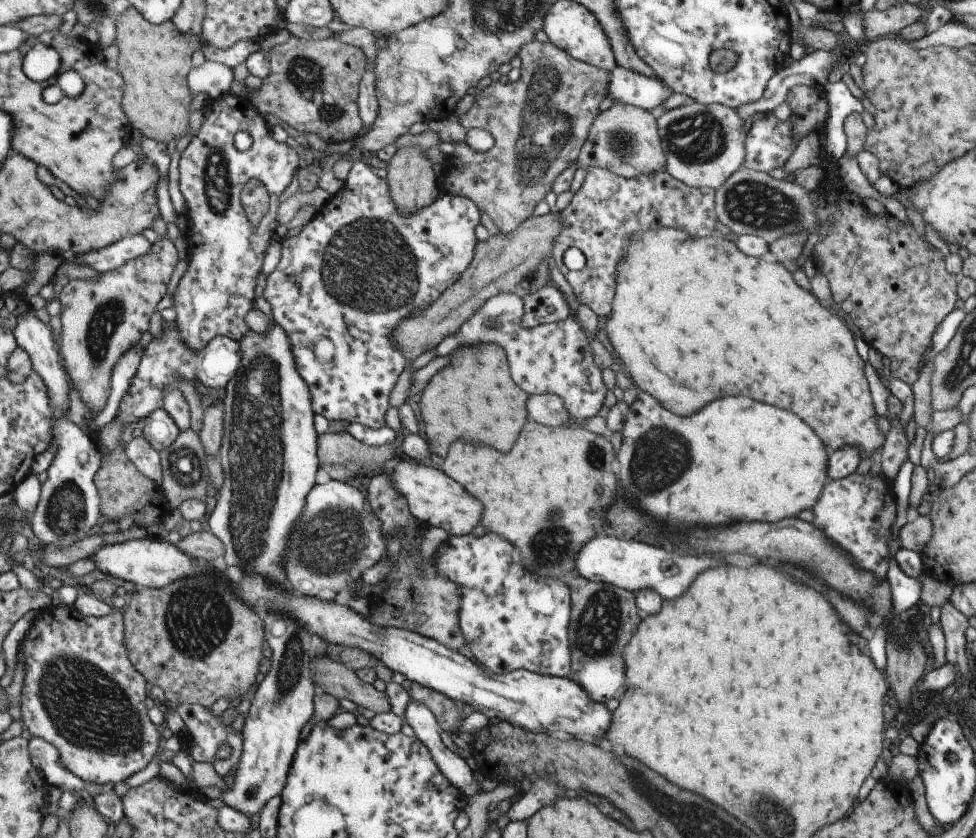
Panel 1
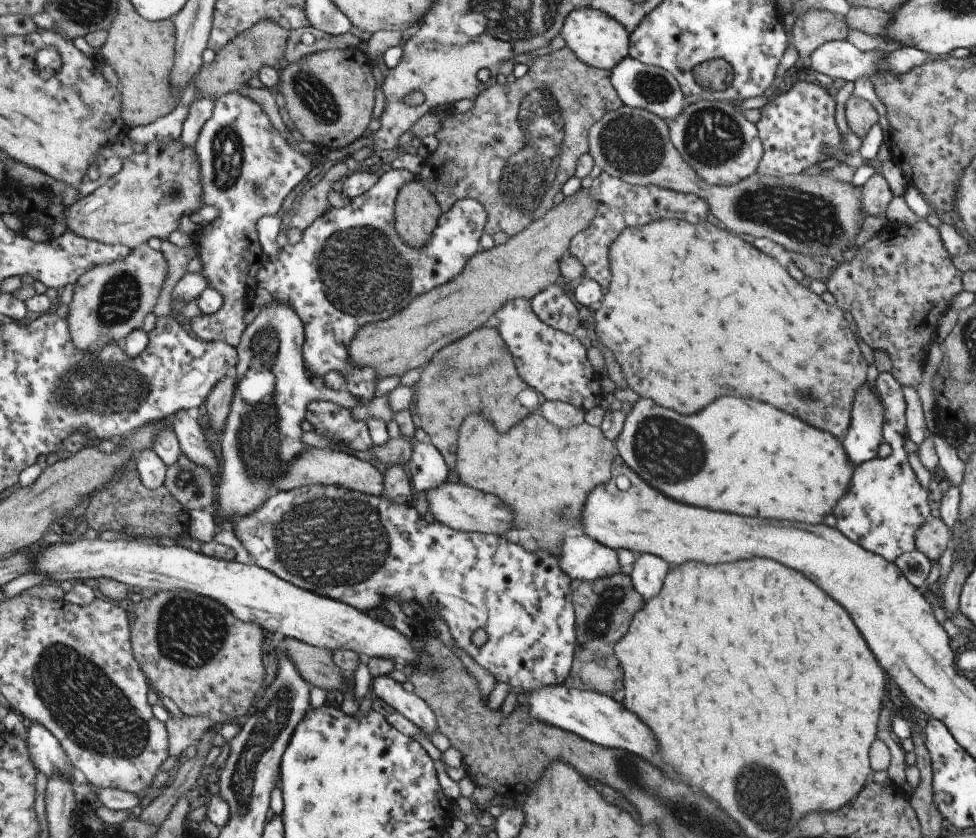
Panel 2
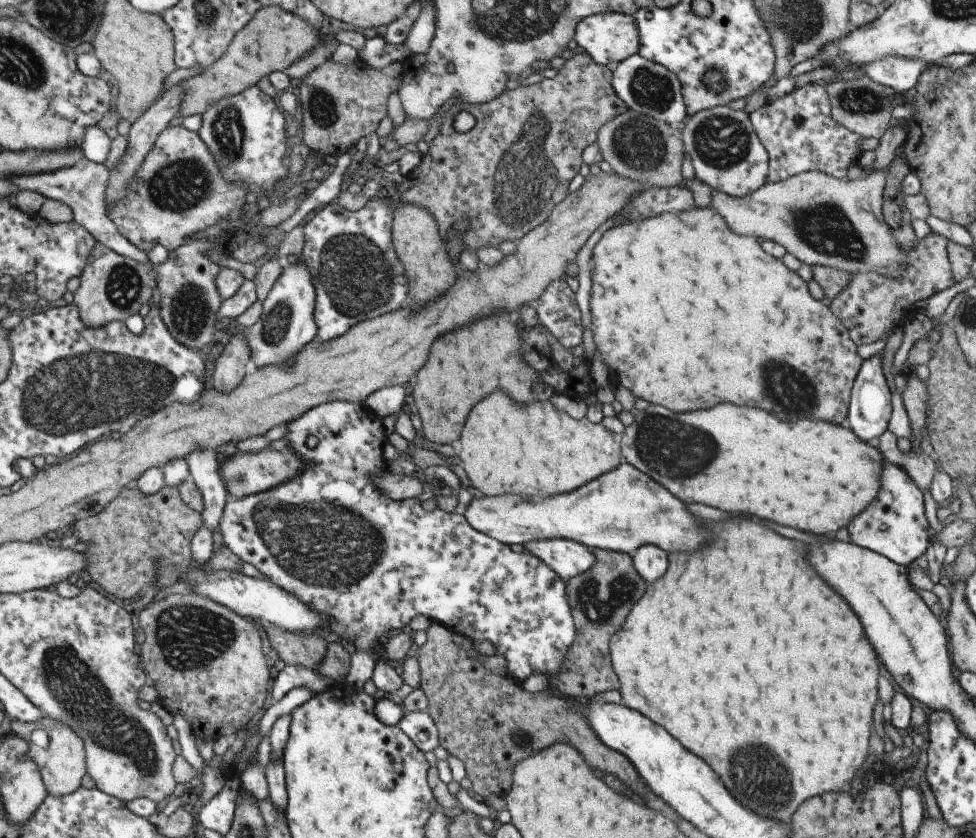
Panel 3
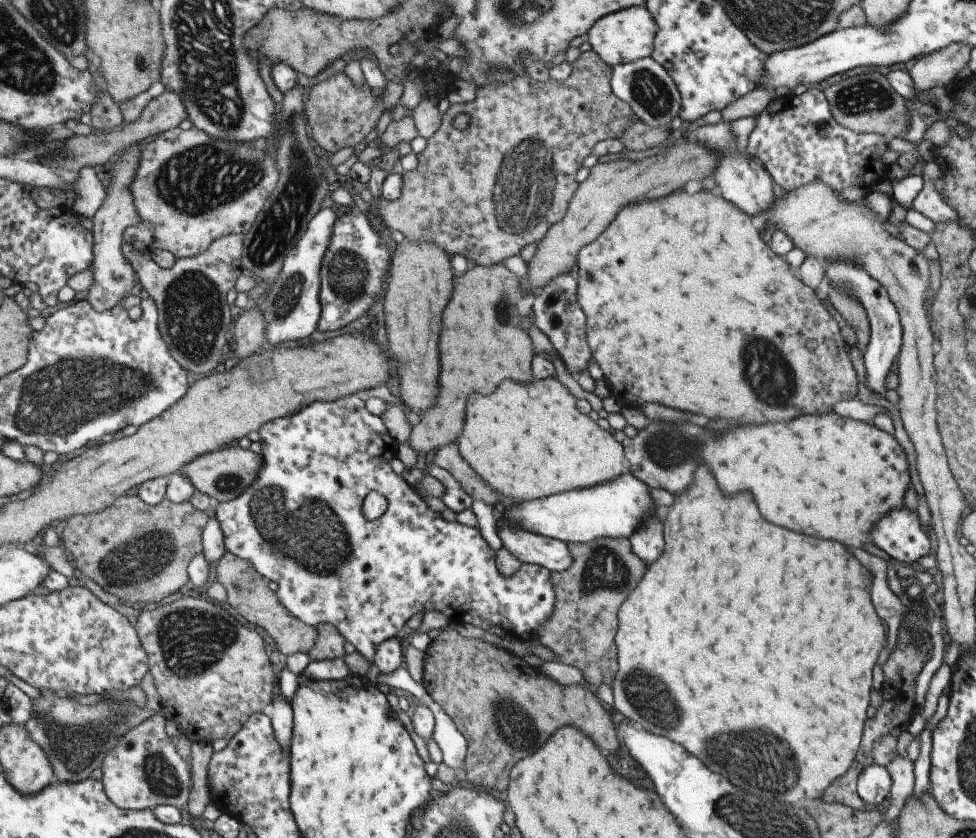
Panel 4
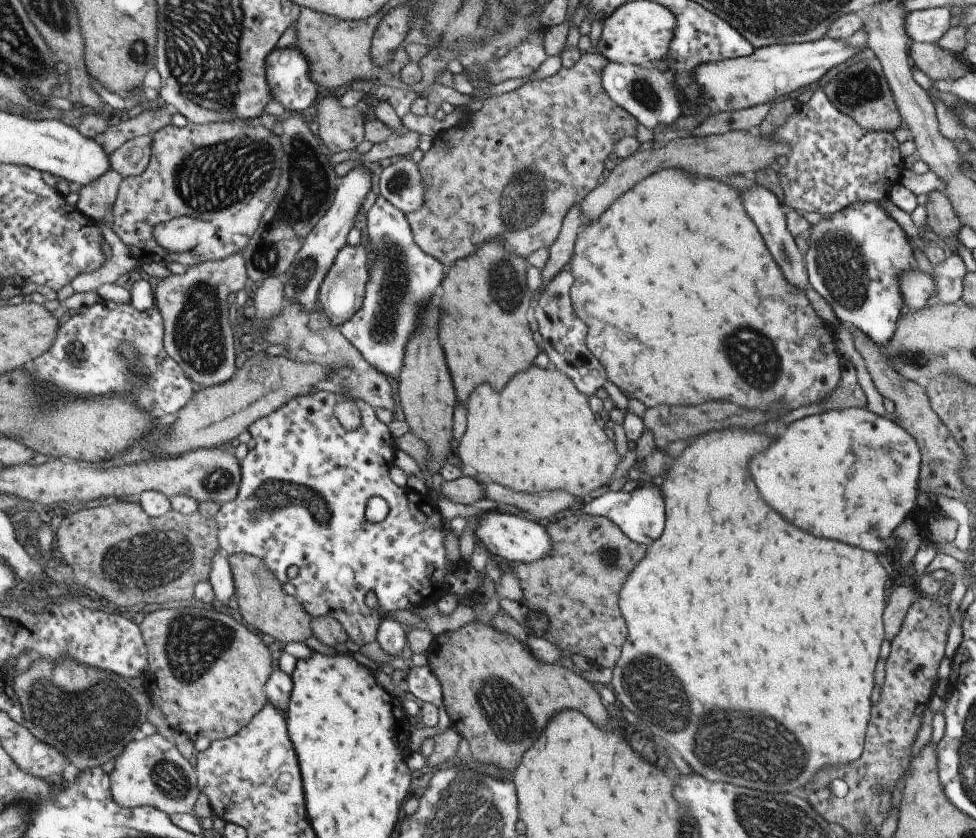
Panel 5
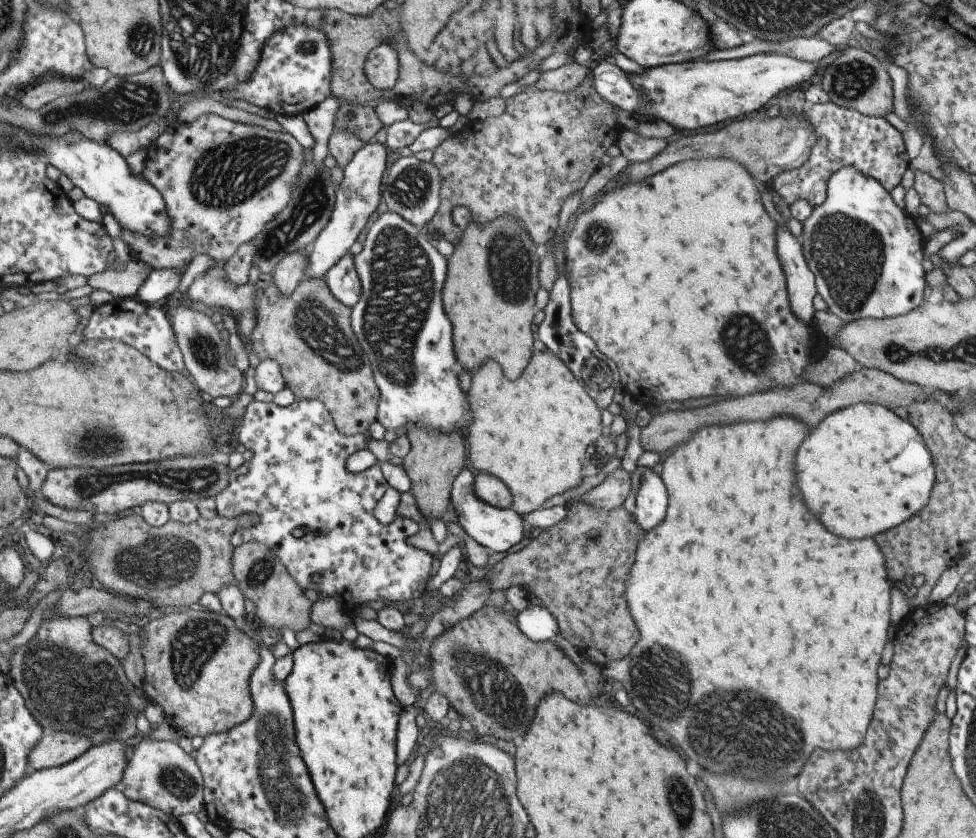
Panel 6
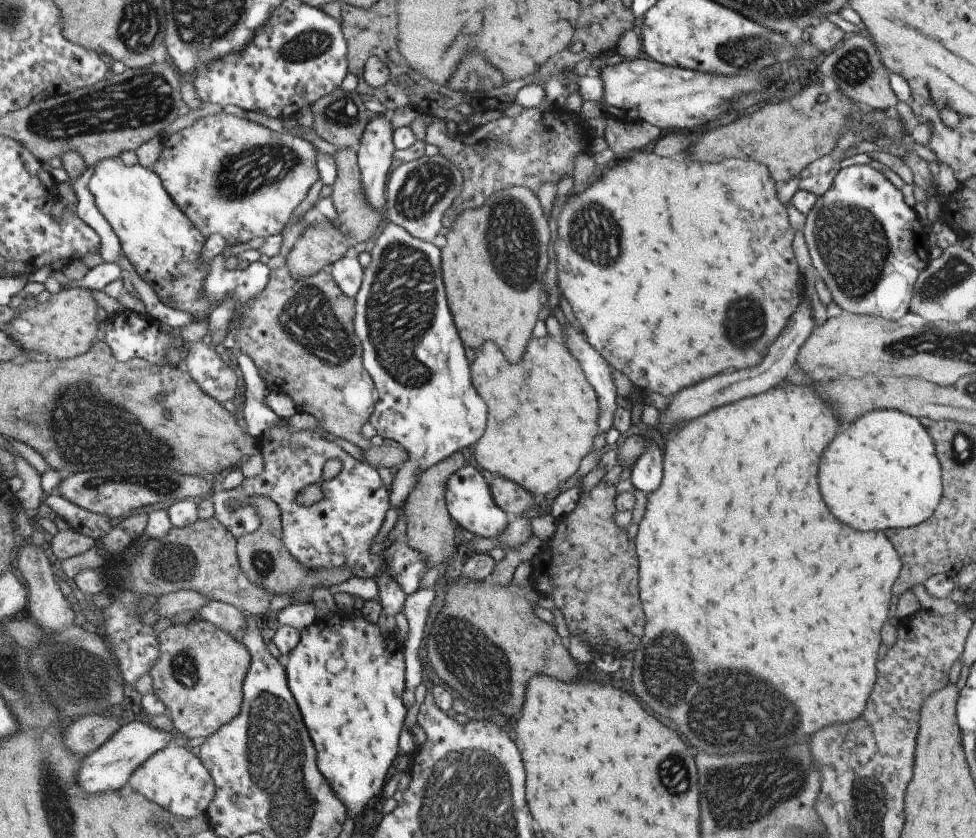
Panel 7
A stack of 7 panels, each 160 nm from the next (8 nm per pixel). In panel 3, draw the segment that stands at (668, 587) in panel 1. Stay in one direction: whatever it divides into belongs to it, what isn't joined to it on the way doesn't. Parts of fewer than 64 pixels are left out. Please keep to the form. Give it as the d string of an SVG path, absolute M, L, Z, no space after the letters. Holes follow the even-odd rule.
M543 539L524 543L523 552L538 558L553 569L562 581L568 581L592 567L594 554L591 548L569 539Z

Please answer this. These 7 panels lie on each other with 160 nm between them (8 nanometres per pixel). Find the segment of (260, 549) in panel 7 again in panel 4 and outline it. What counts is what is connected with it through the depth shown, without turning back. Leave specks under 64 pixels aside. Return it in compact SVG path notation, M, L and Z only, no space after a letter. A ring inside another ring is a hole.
M225 551L216 562L215 576L219 584L225 589L229 606L245 622L263 628L273 638L283 658L294 652L306 653L313 646L316 637L314 627L301 622L278 601L275 592L267 587L268 581L254 569L254 566L248 560L243 560L233 553Z

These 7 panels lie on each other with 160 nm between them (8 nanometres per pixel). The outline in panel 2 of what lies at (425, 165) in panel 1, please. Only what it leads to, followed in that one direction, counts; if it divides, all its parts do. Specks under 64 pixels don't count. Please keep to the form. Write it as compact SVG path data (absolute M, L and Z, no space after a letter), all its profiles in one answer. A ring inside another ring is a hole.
M407 174L405 184L400 187L394 200L393 221L397 236L412 249L421 249L430 240L441 213L430 192L415 180L415 176Z

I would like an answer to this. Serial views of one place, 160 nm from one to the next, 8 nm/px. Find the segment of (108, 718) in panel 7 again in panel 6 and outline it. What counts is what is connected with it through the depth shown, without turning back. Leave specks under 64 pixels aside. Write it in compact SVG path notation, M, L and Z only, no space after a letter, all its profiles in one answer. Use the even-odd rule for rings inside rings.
M53 731L44 734L30 754L29 768L38 771L58 767L77 759L89 747L92 740L85 735L71 731Z

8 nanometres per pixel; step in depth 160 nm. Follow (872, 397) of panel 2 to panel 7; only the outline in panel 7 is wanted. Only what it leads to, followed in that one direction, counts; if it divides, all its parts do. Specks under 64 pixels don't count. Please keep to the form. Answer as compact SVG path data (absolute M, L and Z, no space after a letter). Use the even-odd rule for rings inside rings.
M851 165L839 169L823 195L805 215L802 234L816 278L827 286L832 304L843 312L897 320L908 308L917 275L928 263L928 232L918 214L903 201L900 189L881 172L868 165Z

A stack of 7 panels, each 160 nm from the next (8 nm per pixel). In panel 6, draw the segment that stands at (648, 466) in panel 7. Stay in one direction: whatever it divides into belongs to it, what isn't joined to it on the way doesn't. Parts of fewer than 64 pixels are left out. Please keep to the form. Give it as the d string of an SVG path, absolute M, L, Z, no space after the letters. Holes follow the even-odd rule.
M645 467L639 476L639 487L635 496L635 510L632 513L636 523L643 530L651 530L651 526L661 522L665 514L665 488L661 477L652 469Z

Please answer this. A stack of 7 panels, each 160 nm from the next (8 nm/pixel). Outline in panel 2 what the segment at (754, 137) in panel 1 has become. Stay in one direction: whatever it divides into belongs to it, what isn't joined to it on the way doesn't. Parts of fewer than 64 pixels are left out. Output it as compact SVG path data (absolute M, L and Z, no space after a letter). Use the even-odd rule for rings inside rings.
M798 80L788 90L770 98L759 109L759 112L760 118L754 125L762 144L762 157L756 168L756 172L760 175L784 177L800 173L801 170L805 170L812 164L817 164L817 162L827 159L822 147L835 151L843 145L833 117L833 114L835 114L835 99L825 88L821 87L821 84L817 86L817 84L806 82L805 80Z

